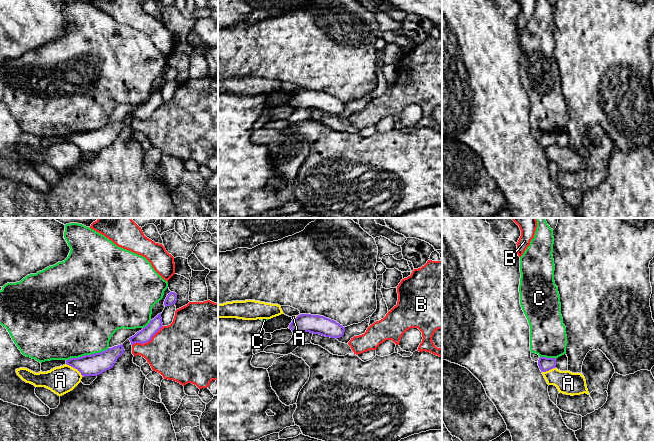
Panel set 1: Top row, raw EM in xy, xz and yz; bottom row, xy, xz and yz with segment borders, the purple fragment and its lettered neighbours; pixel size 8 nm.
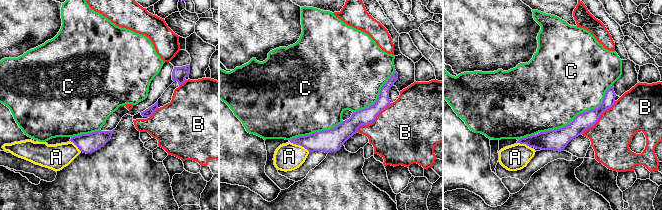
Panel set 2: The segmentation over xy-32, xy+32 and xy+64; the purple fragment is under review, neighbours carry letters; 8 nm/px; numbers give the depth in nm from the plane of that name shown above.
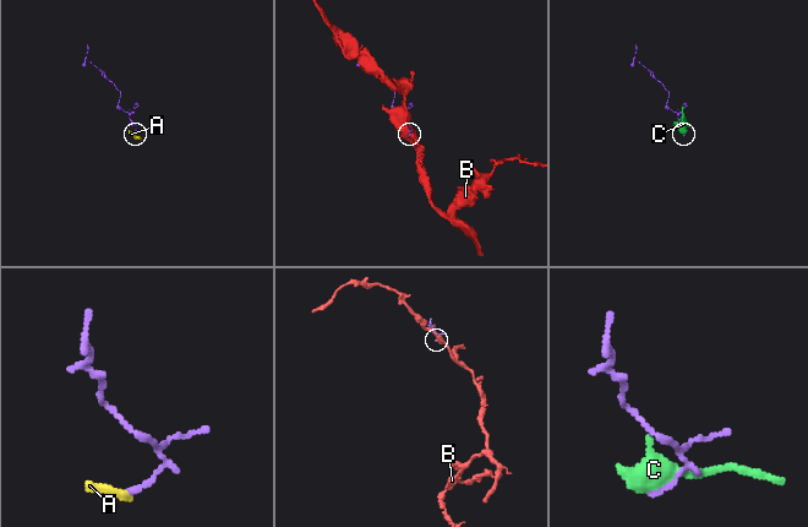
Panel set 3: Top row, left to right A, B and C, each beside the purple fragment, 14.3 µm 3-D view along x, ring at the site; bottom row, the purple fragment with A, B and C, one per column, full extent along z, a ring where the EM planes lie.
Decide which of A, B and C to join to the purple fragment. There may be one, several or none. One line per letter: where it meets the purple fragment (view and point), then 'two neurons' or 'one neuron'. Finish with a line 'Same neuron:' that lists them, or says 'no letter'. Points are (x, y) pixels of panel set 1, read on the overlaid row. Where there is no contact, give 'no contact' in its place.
A: xy (75, 368) | two neurons
B: xy (147, 341) | two neurons
C: xy (87, 355) | two neurons
Same neuron: no letter

